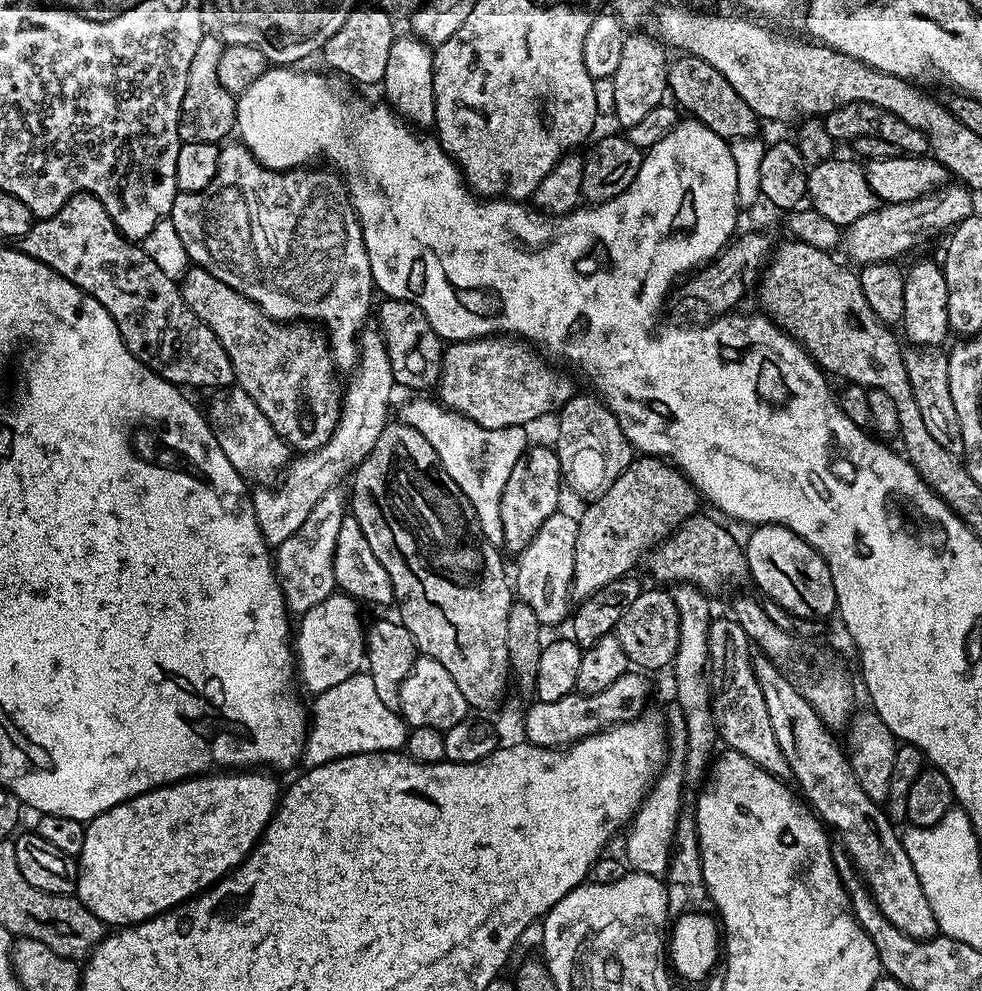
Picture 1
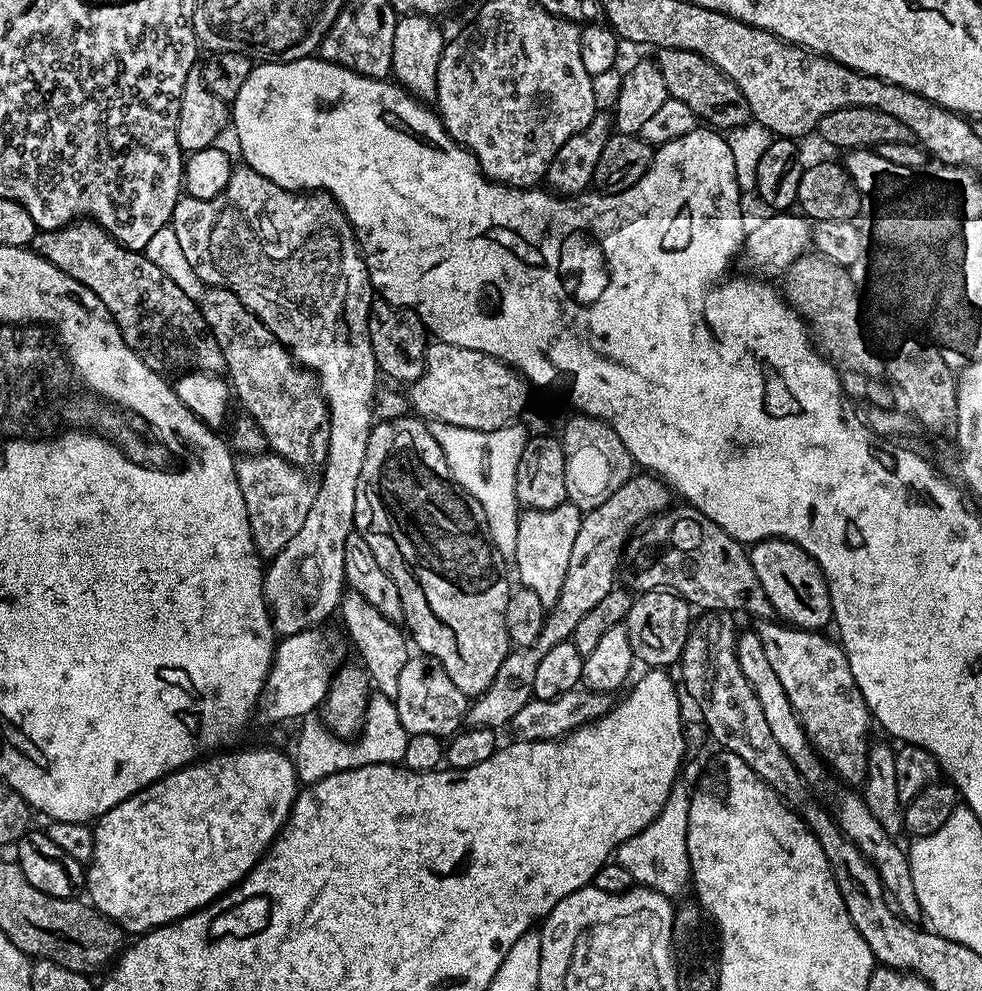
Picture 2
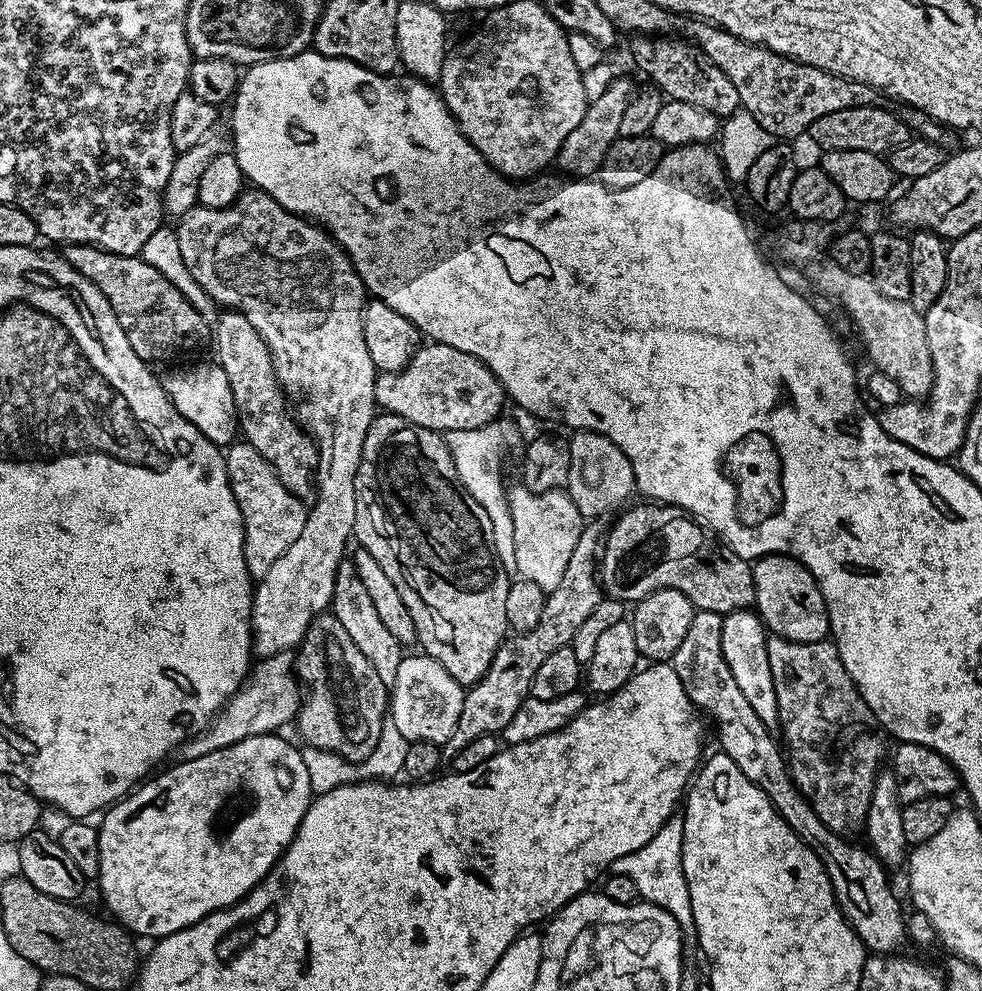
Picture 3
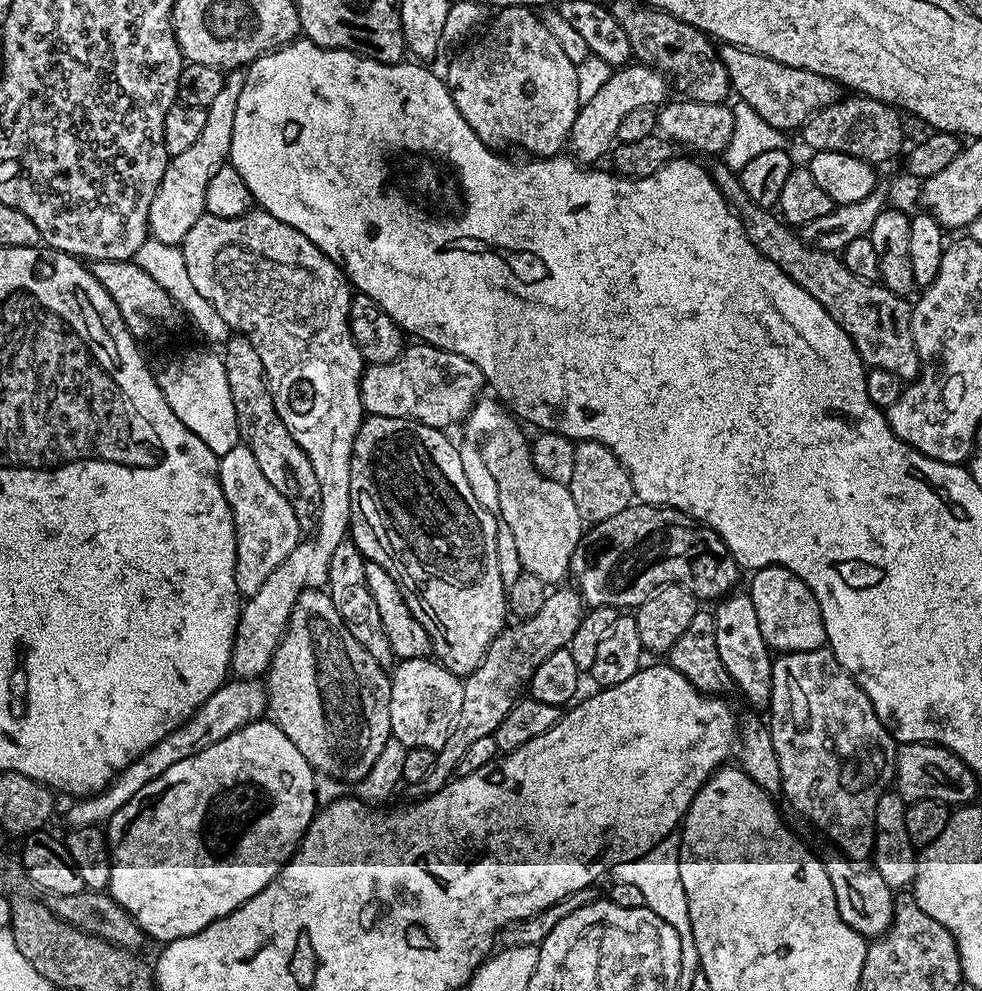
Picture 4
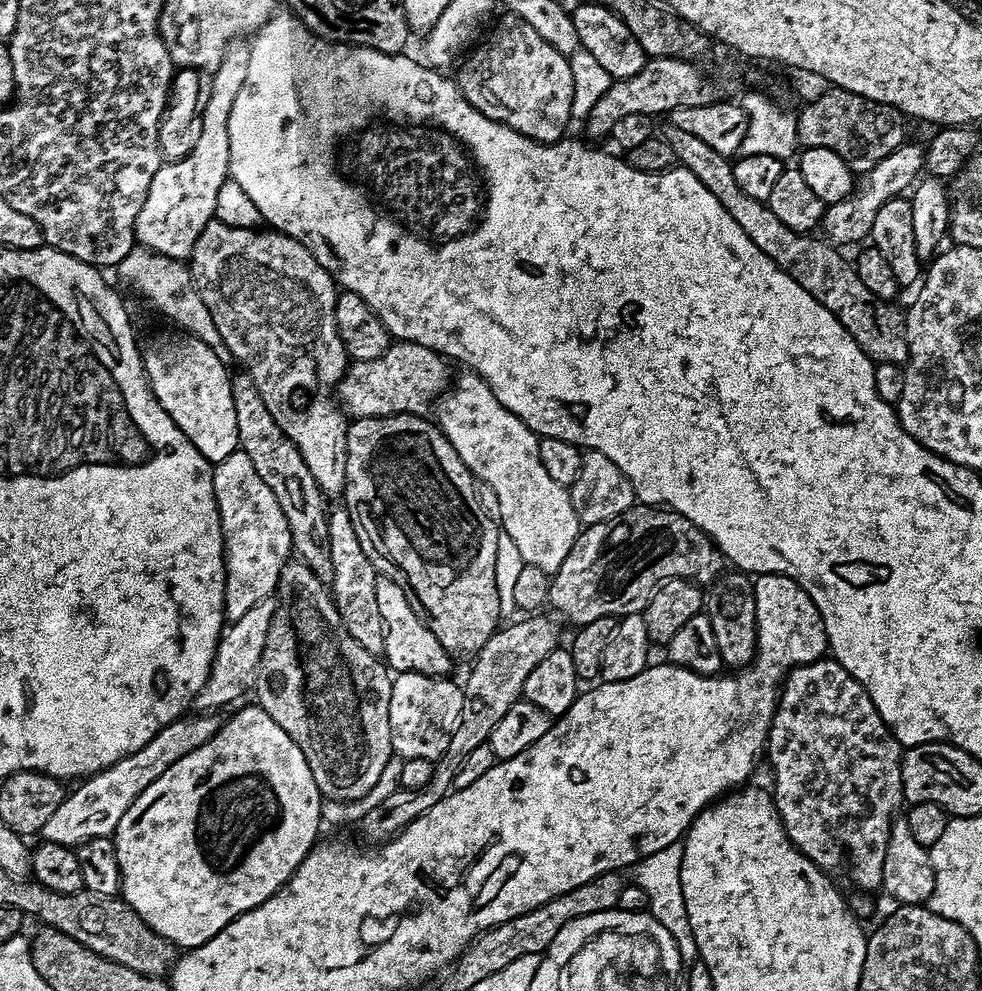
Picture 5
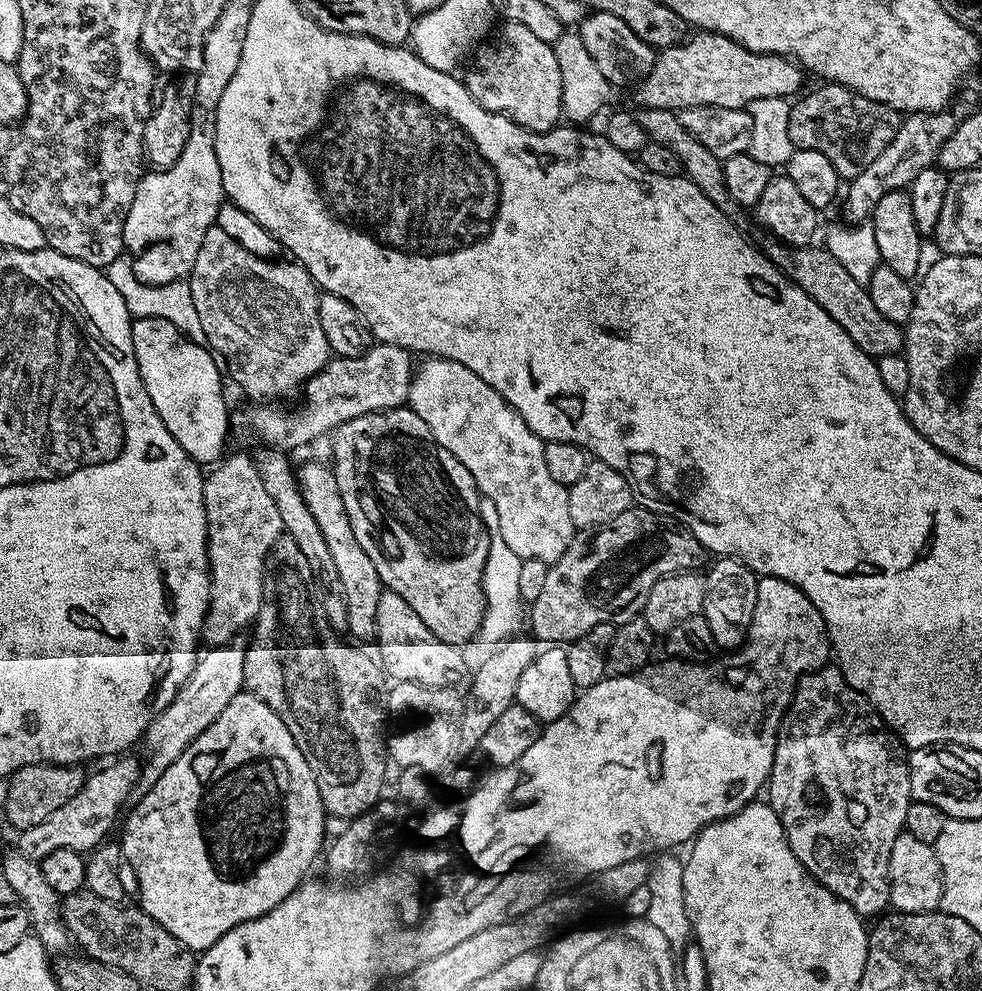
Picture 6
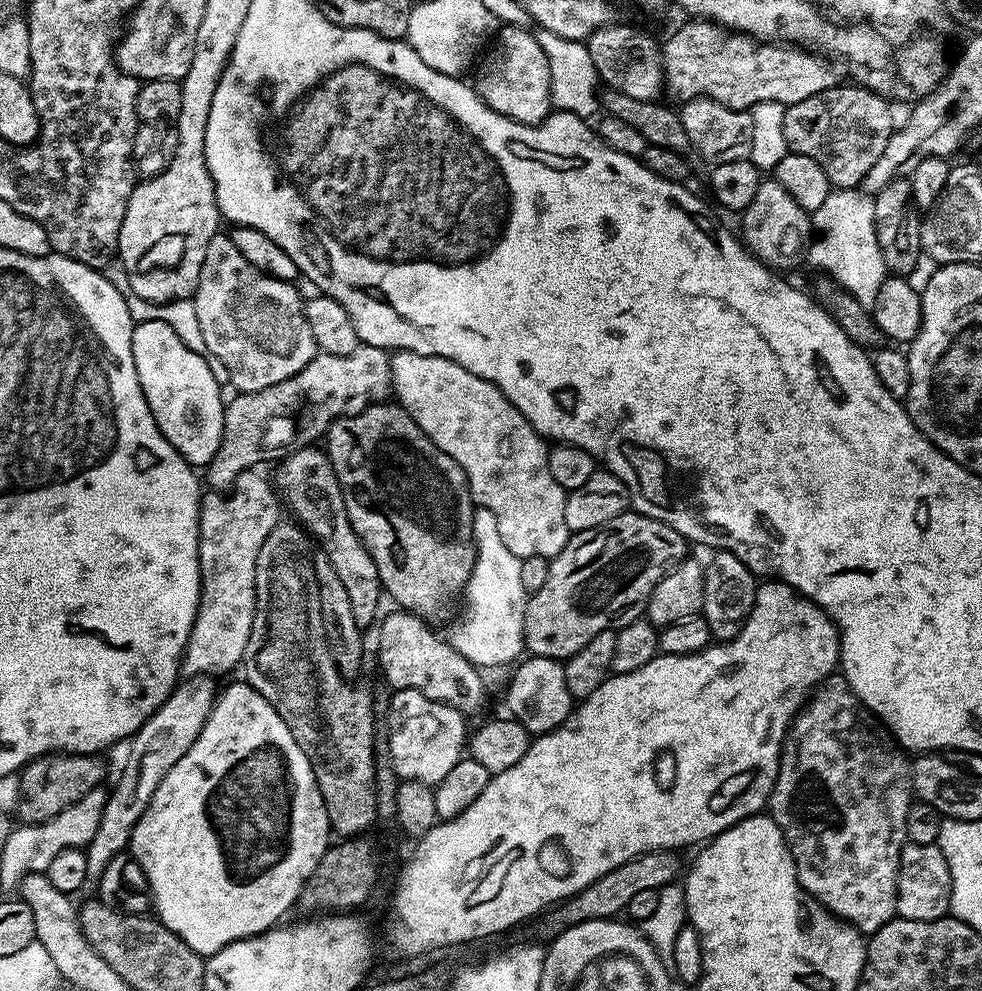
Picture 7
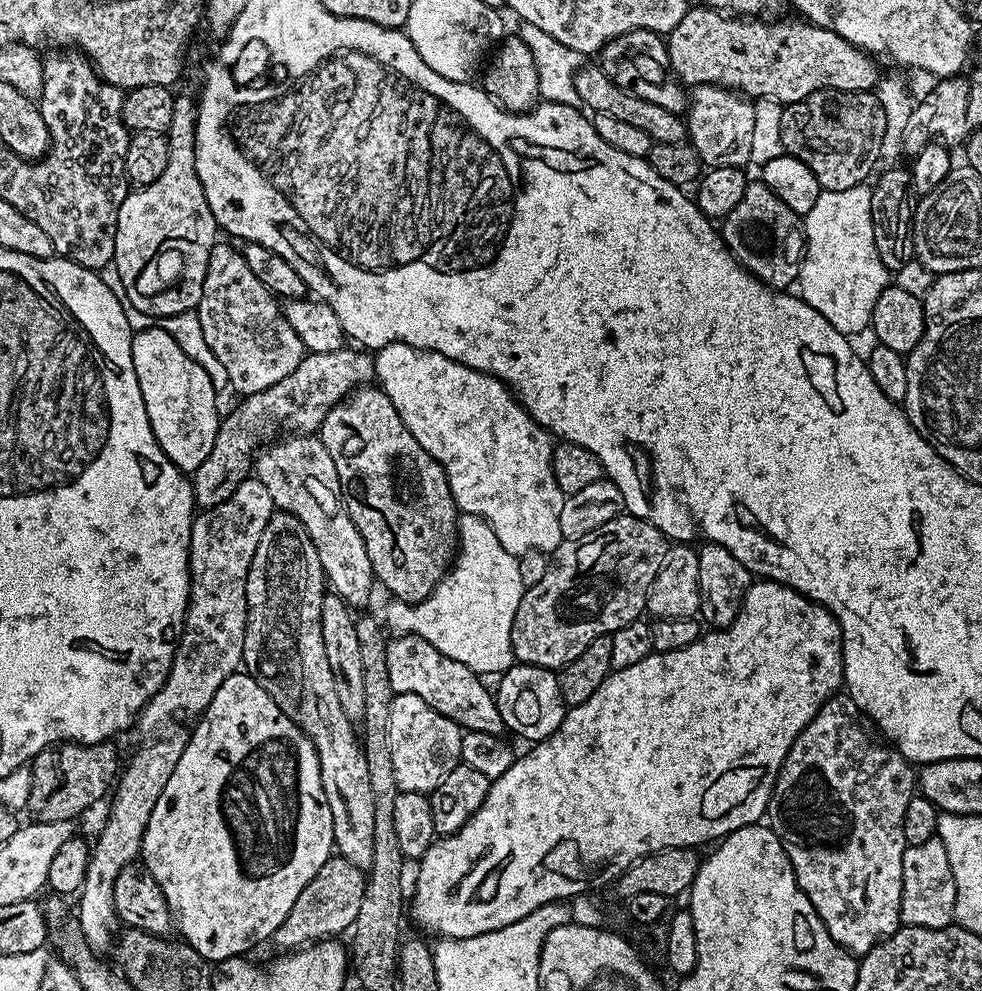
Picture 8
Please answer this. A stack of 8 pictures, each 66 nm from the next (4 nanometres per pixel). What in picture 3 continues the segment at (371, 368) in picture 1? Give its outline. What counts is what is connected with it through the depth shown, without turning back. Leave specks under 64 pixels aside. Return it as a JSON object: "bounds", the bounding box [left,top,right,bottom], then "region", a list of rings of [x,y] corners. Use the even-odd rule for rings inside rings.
{"bounds":[224,442,308,582],"region":[[[236,442],[227,449],[224,461],[228,471],[230,490],[238,502],[238,510],[242,510],[244,523],[244,557],[248,573],[253,581],[258,582],[290,550],[290,542],[302,534],[302,526],[308,517],[305,501],[297,498],[286,486],[282,486],[276,477],[276,471],[247,442]]]}

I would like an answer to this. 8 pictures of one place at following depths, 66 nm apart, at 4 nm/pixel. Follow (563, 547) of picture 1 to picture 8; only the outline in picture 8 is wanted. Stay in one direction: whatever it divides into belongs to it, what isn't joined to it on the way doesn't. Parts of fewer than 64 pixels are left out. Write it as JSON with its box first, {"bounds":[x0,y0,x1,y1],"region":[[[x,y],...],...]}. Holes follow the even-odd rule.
{"bounds":[374,344,565,558],"region":[[[388,344],[375,353],[374,359],[376,362],[375,379],[378,381],[378,386],[388,395],[390,402],[394,402],[394,410],[398,410],[398,418],[402,418],[402,422],[406,422],[406,430],[410,430],[410,434],[414,434],[414,438],[418,438],[418,446],[422,446],[422,450],[426,450],[426,454],[433,456],[444,468],[457,509],[470,516],[482,517],[492,527],[494,534],[498,534],[498,542],[502,542],[502,550],[506,550],[514,557],[519,558],[527,552],[552,553],[564,539],[562,534],[562,506],[565,498],[564,491],[558,486],[558,482],[554,482],[554,470],[552,469],[554,440],[548,429],[543,428],[520,405],[519,399],[514,395],[512,389],[503,380],[490,375],[489,372],[479,372],[470,366],[454,362],[442,354],[423,352],[420,348],[415,348],[409,344]]]}

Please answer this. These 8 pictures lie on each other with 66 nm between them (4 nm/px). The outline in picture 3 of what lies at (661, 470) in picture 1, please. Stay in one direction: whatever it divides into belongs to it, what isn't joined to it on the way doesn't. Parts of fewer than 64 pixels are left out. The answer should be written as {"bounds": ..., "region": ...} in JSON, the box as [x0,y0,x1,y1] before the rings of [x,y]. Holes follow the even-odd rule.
{"bounds":[442,522,602,758],"region":[[[596,522],[585,523],[580,530],[578,546],[574,546],[574,554],[570,554],[570,563],[562,574],[562,582],[547,593],[542,619],[538,626],[529,632],[517,632],[509,635],[494,654],[486,674],[477,684],[465,691],[462,702],[462,714],[458,714],[458,726],[454,726],[454,734],[442,745],[445,757],[450,758],[466,746],[466,742],[474,742],[474,738],[496,736],[503,733],[506,722],[514,718],[514,710],[522,706],[532,691],[532,679],[538,674],[538,666],[554,654],[554,650],[569,647],[577,632],[578,626],[586,622],[587,616],[594,611],[594,606],[602,599],[602,589],[598,579],[598,553],[602,548],[602,528]]]}

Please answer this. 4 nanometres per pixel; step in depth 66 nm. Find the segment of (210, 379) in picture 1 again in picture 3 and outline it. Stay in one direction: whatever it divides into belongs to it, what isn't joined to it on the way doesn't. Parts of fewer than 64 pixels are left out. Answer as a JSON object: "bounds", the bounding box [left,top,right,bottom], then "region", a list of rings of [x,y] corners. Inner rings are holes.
{"bounds":[62,244,209,362],"region":[[[69,244],[63,249],[62,255],[70,266],[74,266],[74,270],[78,270],[78,274],[82,274],[82,278],[94,282],[94,286],[102,290],[106,302],[110,302],[118,318],[118,326],[126,330],[126,339],[129,340],[130,346],[134,346],[134,354],[138,354],[138,358],[146,362],[168,360],[171,356],[178,355],[179,352],[192,352],[195,348],[202,347],[207,340],[209,343],[209,321],[204,320],[202,314],[194,310],[192,303],[165,276],[158,274],[154,266],[147,264],[140,256],[114,254],[95,248],[92,244]]]}

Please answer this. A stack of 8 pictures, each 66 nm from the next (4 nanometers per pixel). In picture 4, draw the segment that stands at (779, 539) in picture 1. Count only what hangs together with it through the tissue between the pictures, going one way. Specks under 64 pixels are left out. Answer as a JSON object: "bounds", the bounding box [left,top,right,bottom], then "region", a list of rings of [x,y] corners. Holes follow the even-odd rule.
{"bounds":[751,564,826,652],"region":[[[771,564],[769,568],[758,568],[751,573],[751,595],[756,598],[764,596],[764,604],[760,608],[760,625],[762,634],[766,637],[769,649],[781,652],[809,652],[815,648],[825,647],[826,626],[822,618],[822,610],[818,606],[818,598],[790,570],[786,570],[777,564]]]}

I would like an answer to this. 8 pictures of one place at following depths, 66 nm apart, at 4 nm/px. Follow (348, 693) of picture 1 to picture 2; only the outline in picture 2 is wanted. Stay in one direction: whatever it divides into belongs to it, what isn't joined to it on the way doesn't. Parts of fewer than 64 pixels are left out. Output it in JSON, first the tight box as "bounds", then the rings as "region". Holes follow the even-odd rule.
{"bounds":[294,694,410,786],"region":[[[379,694],[369,695],[364,726],[355,742],[337,736],[327,727],[319,727],[302,729],[300,737],[296,740],[296,752],[294,751],[296,778],[304,786],[318,782],[330,774],[354,770],[358,766],[400,764],[406,754],[406,742],[410,735],[398,718],[395,699]]]}

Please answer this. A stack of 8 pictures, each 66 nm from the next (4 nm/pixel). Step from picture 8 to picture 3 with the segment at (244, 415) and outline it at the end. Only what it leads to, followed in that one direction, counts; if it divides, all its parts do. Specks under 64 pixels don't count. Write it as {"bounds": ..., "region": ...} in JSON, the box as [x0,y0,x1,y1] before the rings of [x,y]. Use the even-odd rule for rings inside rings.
{"bounds":[376,342,506,434],"region":[[[424,342],[416,349],[415,354],[410,358],[410,362],[401,370],[401,372],[382,372],[377,375],[376,402],[385,413],[406,418],[418,426],[430,429],[432,432],[447,434],[454,430],[474,430],[475,428],[481,428],[482,426],[486,426],[490,423],[490,421],[497,419],[497,417],[503,413],[500,411],[503,410],[504,404],[506,405],[506,393],[504,391],[504,387],[498,382],[498,378],[494,378],[492,371],[478,358],[474,358],[462,350],[454,350],[454,346],[446,346],[445,344],[437,344],[435,342]]]}

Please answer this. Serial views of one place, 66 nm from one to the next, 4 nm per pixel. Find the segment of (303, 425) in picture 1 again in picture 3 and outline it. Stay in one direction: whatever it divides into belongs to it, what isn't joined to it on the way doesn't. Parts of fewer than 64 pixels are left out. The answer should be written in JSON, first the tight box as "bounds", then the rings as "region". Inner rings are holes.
{"bounds":[214,310,320,502],"region":[[[224,310],[217,315],[214,321],[214,344],[215,340],[215,359],[222,370],[226,370],[243,439],[252,444],[254,450],[266,458],[266,462],[270,462],[286,490],[305,502],[315,501],[320,452],[316,449],[315,440],[300,427],[286,403],[266,342],[254,330],[254,326],[250,326],[246,317],[235,310]]]}

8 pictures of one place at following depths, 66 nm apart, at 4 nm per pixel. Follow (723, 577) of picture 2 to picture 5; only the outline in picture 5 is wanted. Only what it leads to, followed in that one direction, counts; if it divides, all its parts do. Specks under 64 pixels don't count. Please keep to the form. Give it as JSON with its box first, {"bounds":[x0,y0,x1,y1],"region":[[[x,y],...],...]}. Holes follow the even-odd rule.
{"bounds":[548,503,726,626],"region":[[[637,503],[621,516],[608,522],[587,525],[581,531],[570,554],[566,554],[566,562],[562,562],[562,566],[551,573],[548,604],[557,612],[557,617],[565,616],[575,626],[583,626],[607,616],[619,618],[635,612],[643,613],[652,593],[665,580],[690,580],[693,584],[708,586],[725,575],[724,564],[726,565],[726,558],[718,545],[701,528],[694,526],[694,522],[663,506]]]}

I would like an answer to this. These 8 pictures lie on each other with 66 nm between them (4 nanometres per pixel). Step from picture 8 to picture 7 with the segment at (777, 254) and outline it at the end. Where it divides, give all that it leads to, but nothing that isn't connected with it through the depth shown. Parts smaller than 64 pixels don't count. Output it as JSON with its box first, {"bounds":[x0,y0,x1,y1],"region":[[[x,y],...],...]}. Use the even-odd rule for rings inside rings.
{"bounds":[739,178,813,270],"region":[[[774,178],[761,179],[758,194],[754,194],[750,206],[744,208],[739,220],[739,235],[744,247],[773,270],[794,267],[800,256],[802,260],[805,255],[813,235],[810,214],[802,210],[802,206],[798,206],[798,202],[794,202],[794,198],[790,198],[790,194]]]}

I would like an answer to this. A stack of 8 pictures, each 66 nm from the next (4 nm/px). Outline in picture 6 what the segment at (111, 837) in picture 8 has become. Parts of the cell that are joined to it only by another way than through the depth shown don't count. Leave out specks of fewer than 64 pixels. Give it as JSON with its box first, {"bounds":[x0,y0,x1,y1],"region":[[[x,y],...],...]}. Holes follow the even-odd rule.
{"bounds":[142,643,245,785],"region":[[[239,643],[220,644],[209,647],[208,653],[197,659],[196,666],[188,681],[180,688],[180,693],[154,718],[154,722],[144,733],[142,748],[148,751],[148,758],[142,762],[142,780],[152,785],[192,745],[194,738],[202,734],[230,706],[230,702],[245,691],[244,686],[244,648]]]}

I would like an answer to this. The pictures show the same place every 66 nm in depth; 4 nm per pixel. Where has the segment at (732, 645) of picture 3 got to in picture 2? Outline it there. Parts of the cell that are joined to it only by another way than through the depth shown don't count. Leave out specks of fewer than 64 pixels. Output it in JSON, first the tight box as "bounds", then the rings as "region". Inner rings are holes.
{"bounds":[736,630,826,782],"region":[[[755,630],[741,631],[737,635],[736,653],[738,666],[742,666],[742,674],[746,674],[746,682],[750,682],[754,694],[758,694],[758,702],[762,702],[762,714],[766,714],[766,722],[770,725],[778,746],[786,750],[786,758],[794,762],[794,766],[805,780],[815,782],[815,780],[822,779],[824,772],[826,773],[825,765],[808,740],[800,719],[794,714],[794,706],[790,706],[790,698],[786,698],[786,690],[782,690],[782,682],[778,682],[778,674],[774,674],[774,670],[770,667],[770,661],[766,659],[766,654],[762,651],[762,642],[758,642],[758,634]]]}

